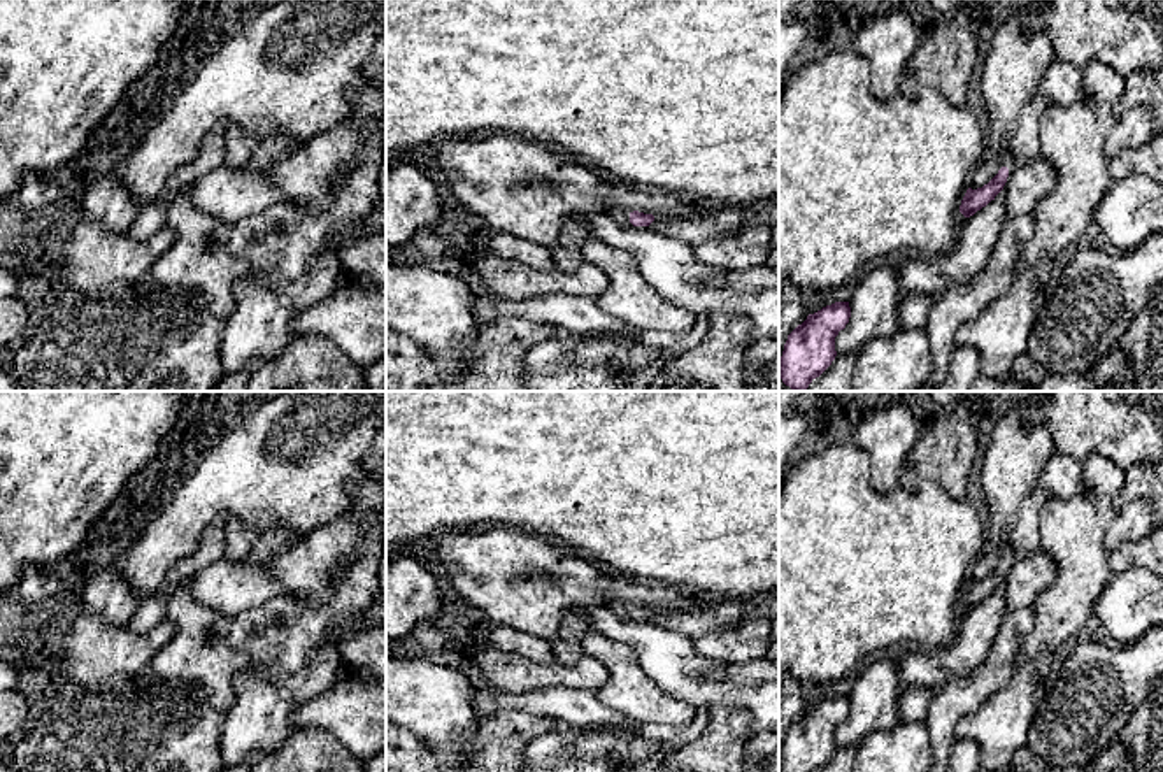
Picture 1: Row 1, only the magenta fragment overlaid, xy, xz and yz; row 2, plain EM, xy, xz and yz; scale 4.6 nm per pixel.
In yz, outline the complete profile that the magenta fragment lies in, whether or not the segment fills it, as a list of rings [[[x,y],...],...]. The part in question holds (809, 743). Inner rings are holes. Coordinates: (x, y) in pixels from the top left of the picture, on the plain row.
[[[835,695],[809,707],[807,712],[788,728],[779,753],[779,770],[819,770],[835,753],[835,730],[845,721],[849,711],[849,695]]]

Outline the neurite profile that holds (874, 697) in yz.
[[[882,658],[868,661],[851,688],[849,716],[835,730],[837,749],[856,747],[863,737],[891,730],[900,723],[898,709],[903,690],[898,660]]]

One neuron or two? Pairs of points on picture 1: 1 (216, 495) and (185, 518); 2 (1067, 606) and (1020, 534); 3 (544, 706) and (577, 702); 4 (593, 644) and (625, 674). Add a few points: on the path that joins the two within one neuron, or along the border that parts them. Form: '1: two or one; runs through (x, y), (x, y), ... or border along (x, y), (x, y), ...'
1: one; runs through (209, 495), (192, 511)
2: two; border along (1042, 509), (1039, 550)
3: one; runs through (553, 704), (569, 704)
4: one; runs through (602, 650), (618, 665)

